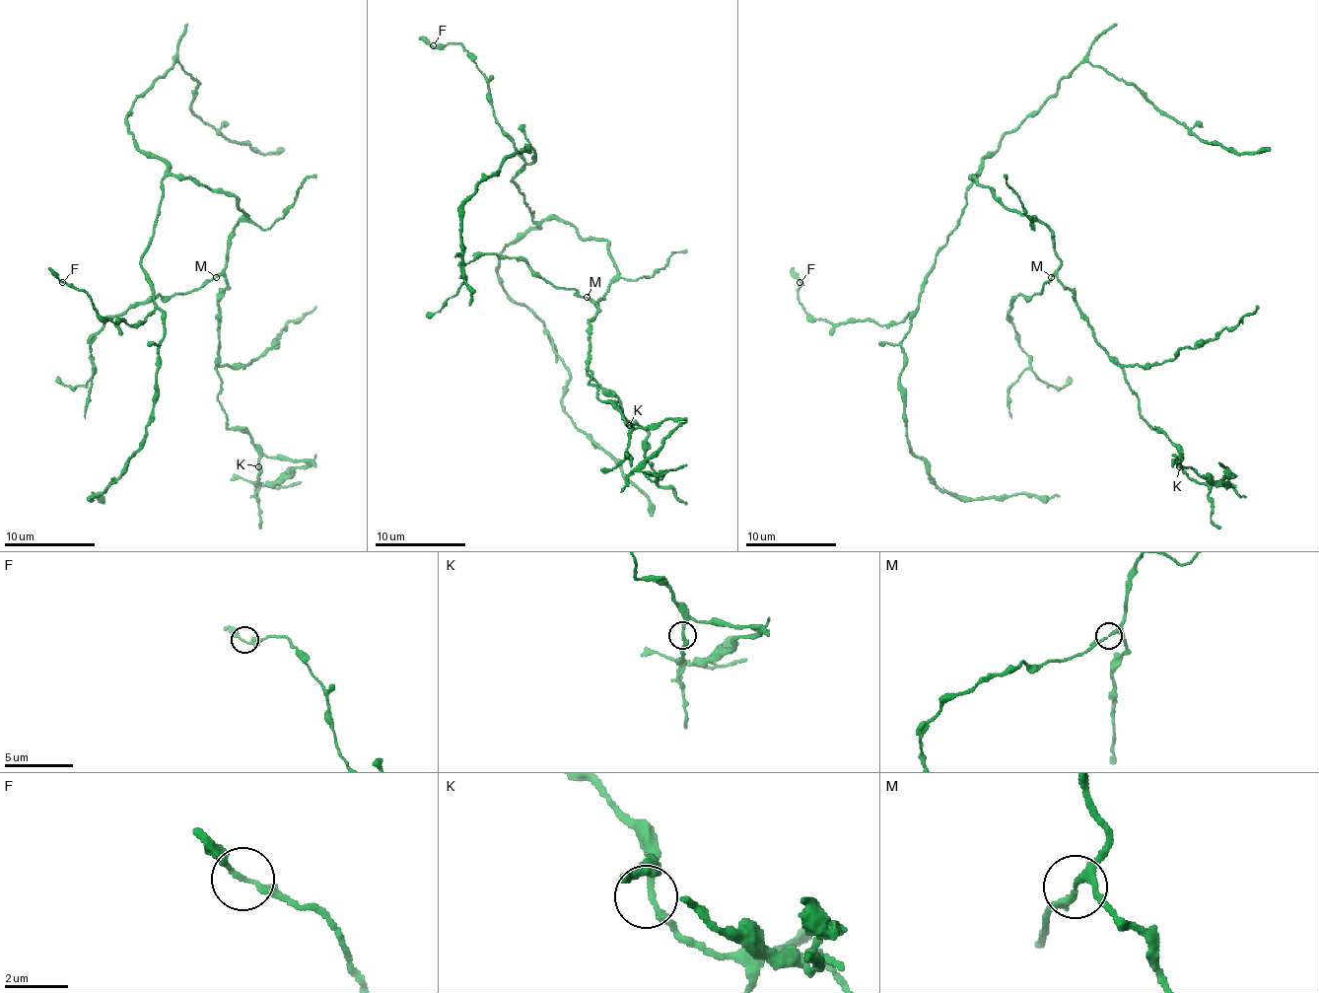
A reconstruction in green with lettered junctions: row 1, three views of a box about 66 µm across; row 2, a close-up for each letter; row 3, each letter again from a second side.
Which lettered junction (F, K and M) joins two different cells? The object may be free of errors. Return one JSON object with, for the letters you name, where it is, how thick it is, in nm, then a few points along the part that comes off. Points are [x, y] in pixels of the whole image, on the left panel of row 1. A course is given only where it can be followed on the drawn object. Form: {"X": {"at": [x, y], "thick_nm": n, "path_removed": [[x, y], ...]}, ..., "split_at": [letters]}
{"split_at": []}

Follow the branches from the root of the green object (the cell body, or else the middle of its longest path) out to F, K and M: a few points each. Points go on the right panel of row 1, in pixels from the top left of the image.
F: (993, 191), (972, 177), (958, 225), (938, 252), (918, 307), (897, 322), (815, 320), (798, 296), (799, 282)
K: (993, 191), (1050, 230), (1057, 277), (1122, 371), (1143, 418), (1177, 448), (1179, 466)
M: (993, 191), (1008, 209), (1034, 216), (1050, 230), (1054, 252), (1061, 261), (1052, 277)

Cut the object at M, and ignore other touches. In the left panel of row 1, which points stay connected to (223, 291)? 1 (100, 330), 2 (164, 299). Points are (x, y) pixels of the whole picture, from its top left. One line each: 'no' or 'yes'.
1: no
2: no

